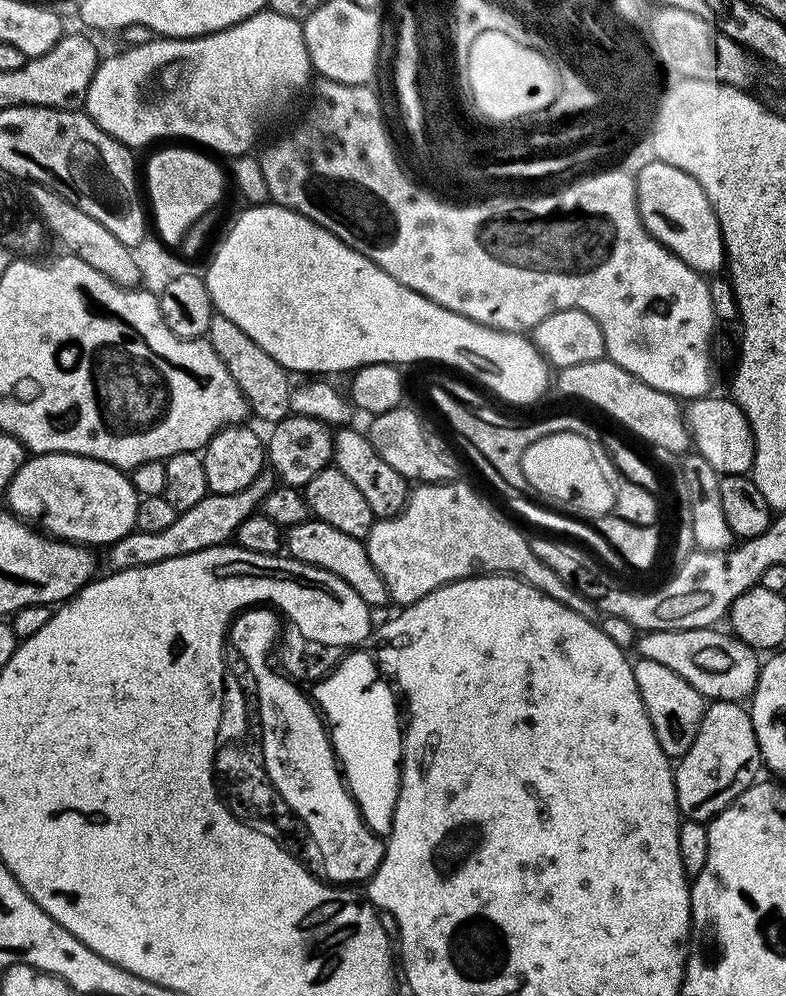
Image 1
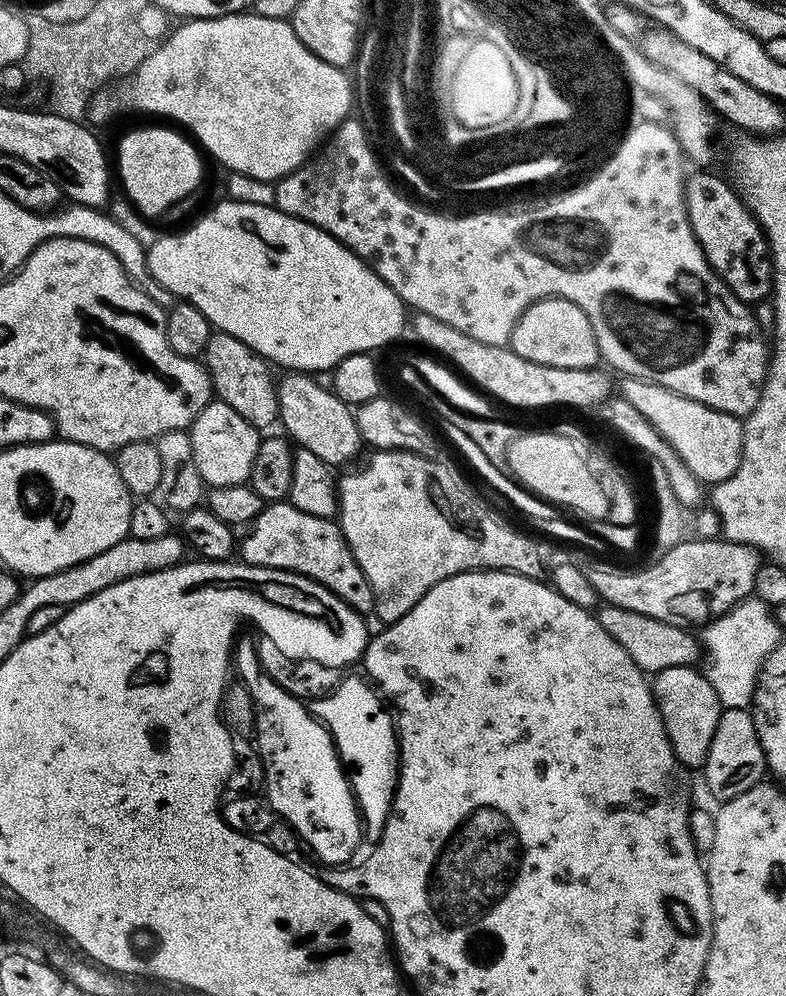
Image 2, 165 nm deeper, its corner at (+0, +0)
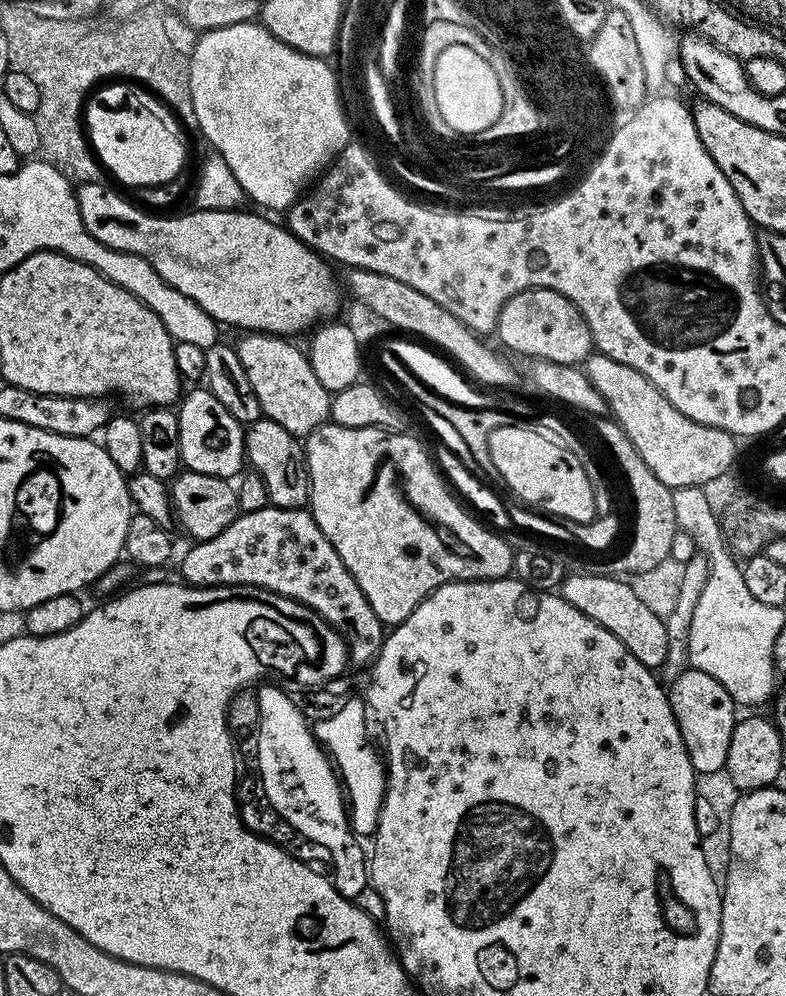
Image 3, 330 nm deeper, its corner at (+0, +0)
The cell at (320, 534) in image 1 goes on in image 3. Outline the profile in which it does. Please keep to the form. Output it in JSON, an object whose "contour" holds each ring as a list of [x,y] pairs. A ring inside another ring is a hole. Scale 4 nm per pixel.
{"contour":[[[271,506],[253,512],[241,512],[222,534],[209,540],[201,540],[191,545],[193,548],[184,556],[180,564],[183,583],[196,588],[219,588],[221,586],[254,586],[282,594],[291,600],[310,606],[344,640],[348,649],[348,659],[354,665],[371,665],[380,652],[386,635],[386,625],[374,614],[374,606],[366,602],[362,586],[354,582],[354,574],[346,570],[346,562],[338,558],[338,550],[330,546],[330,538],[314,522],[311,511],[304,508],[273,508]]]}

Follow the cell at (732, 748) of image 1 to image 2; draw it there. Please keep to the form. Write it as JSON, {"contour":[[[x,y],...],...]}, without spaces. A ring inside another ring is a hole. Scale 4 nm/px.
{"contour":[[[724,708],[720,713],[720,717],[718,718],[718,730],[714,730],[714,739],[710,741],[710,754],[706,754],[706,762],[704,763],[702,769],[702,775],[704,775],[704,784],[708,787],[708,792],[712,796],[717,796],[717,801],[723,802],[725,800],[729,800],[730,798],[734,798],[738,794],[742,794],[746,790],[750,790],[755,784],[761,783],[765,779],[766,776],[766,765],[764,759],[764,752],[762,748],[762,743],[759,742],[758,732],[755,729],[755,722],[753,720],[753,716],[751,711],[748,708]]]}

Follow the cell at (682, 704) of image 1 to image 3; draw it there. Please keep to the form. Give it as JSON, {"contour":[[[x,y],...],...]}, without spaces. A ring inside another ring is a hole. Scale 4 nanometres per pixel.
{"contour":[[[691,666],[671,677],[667,693],[694,771],[701,777],[712,776],[715,772],[723,773],[726,769],[726,758],[730,754],[730,738],[738,719],[738,705],[717,678]]]}

